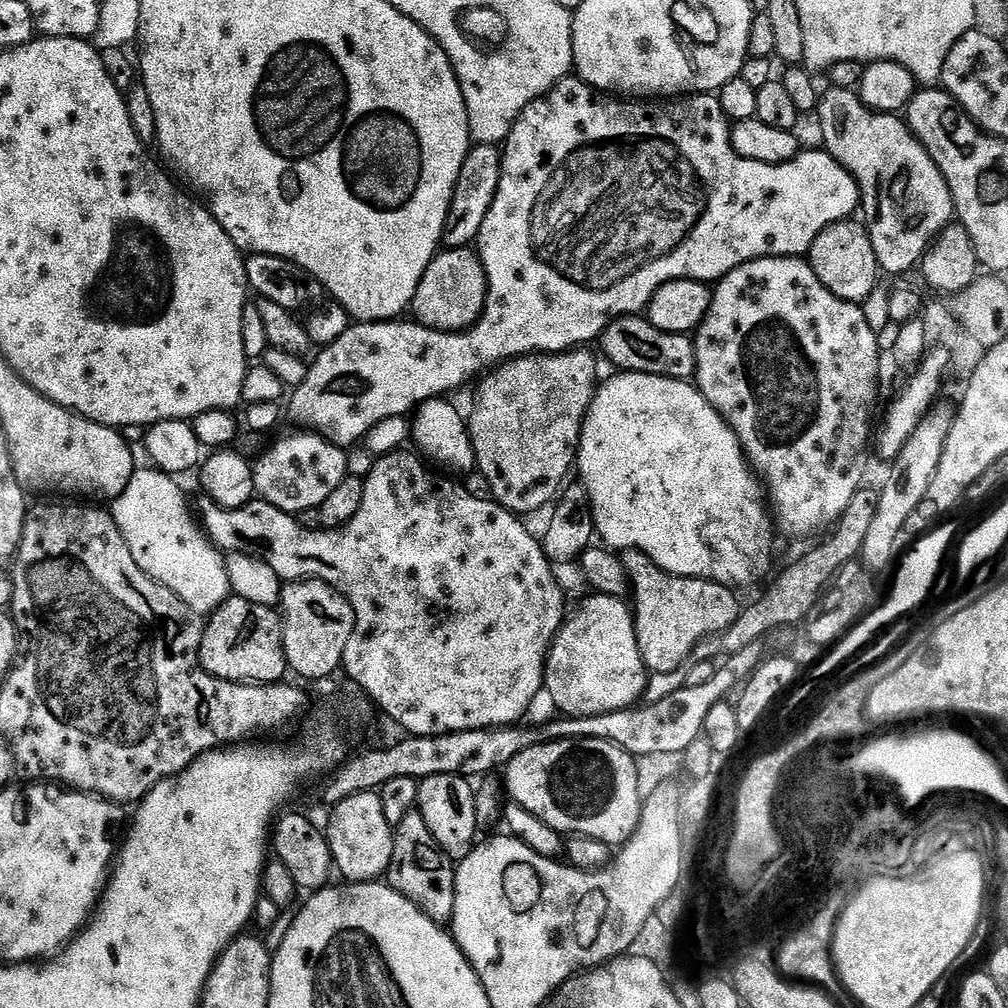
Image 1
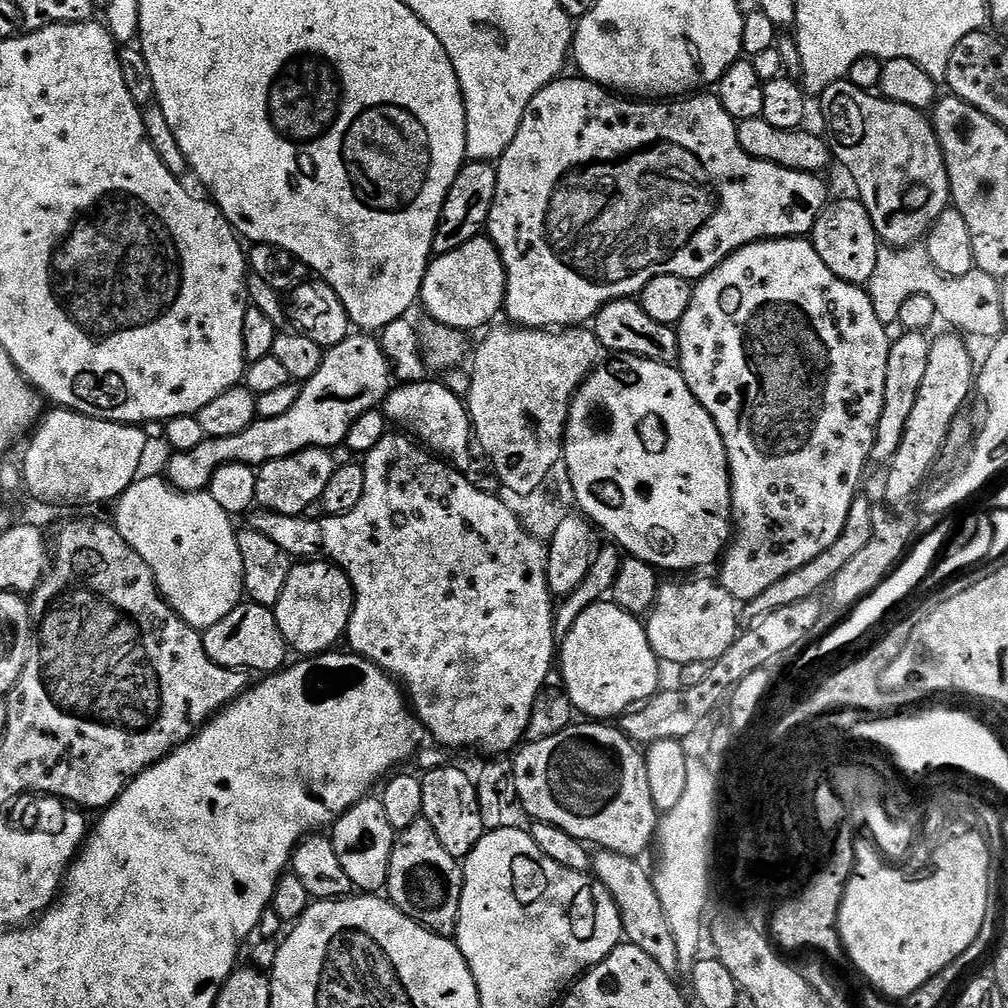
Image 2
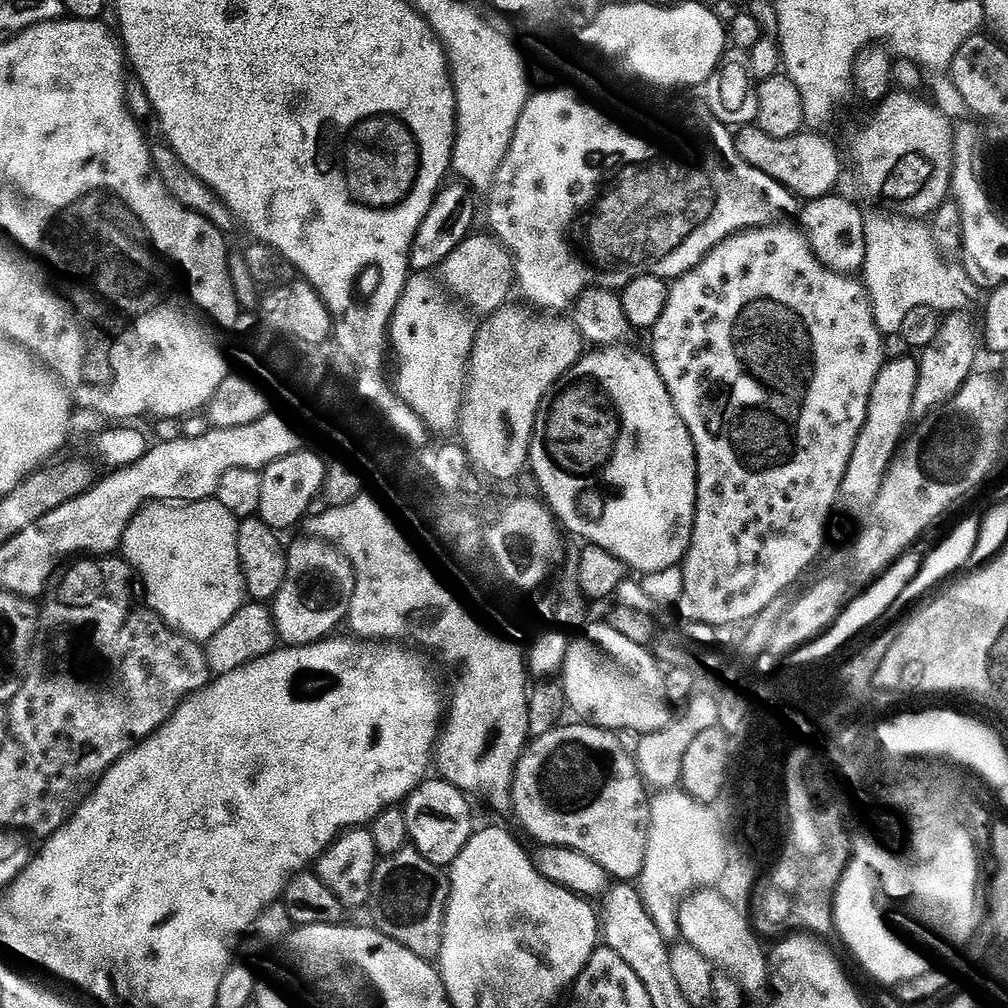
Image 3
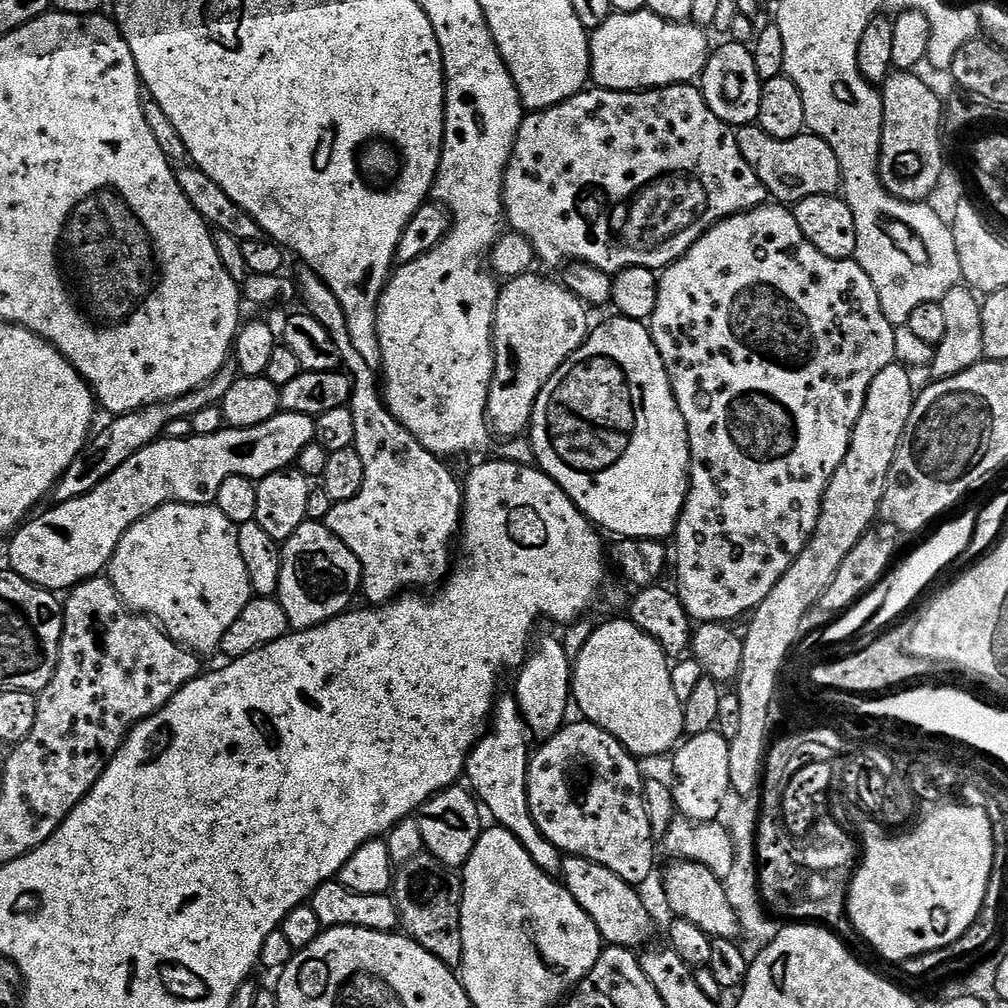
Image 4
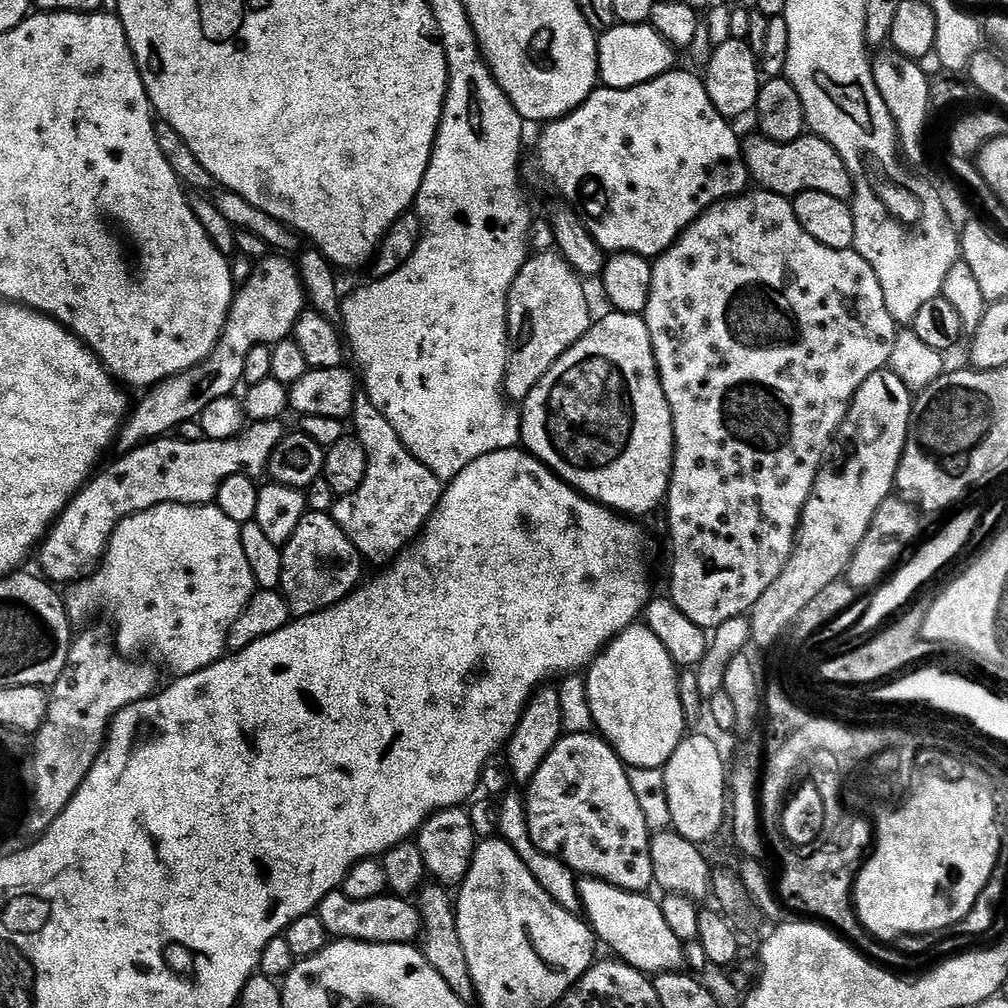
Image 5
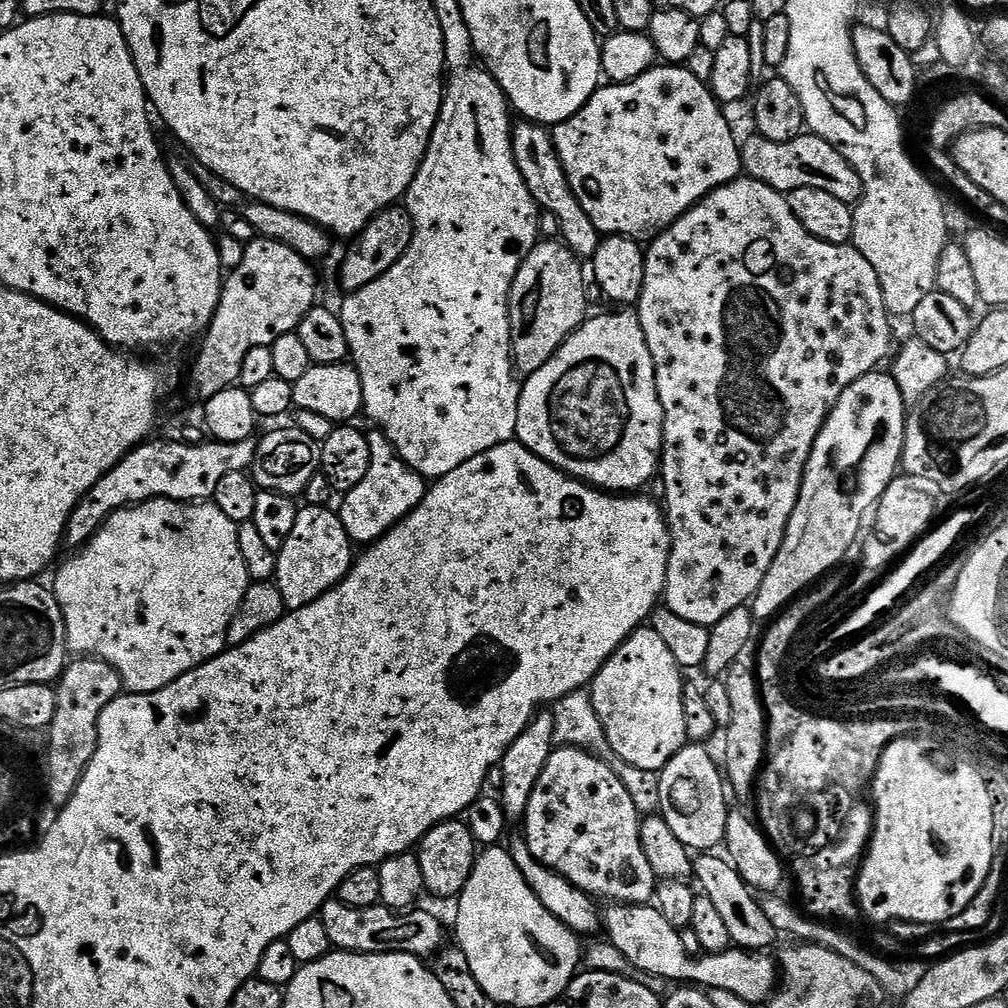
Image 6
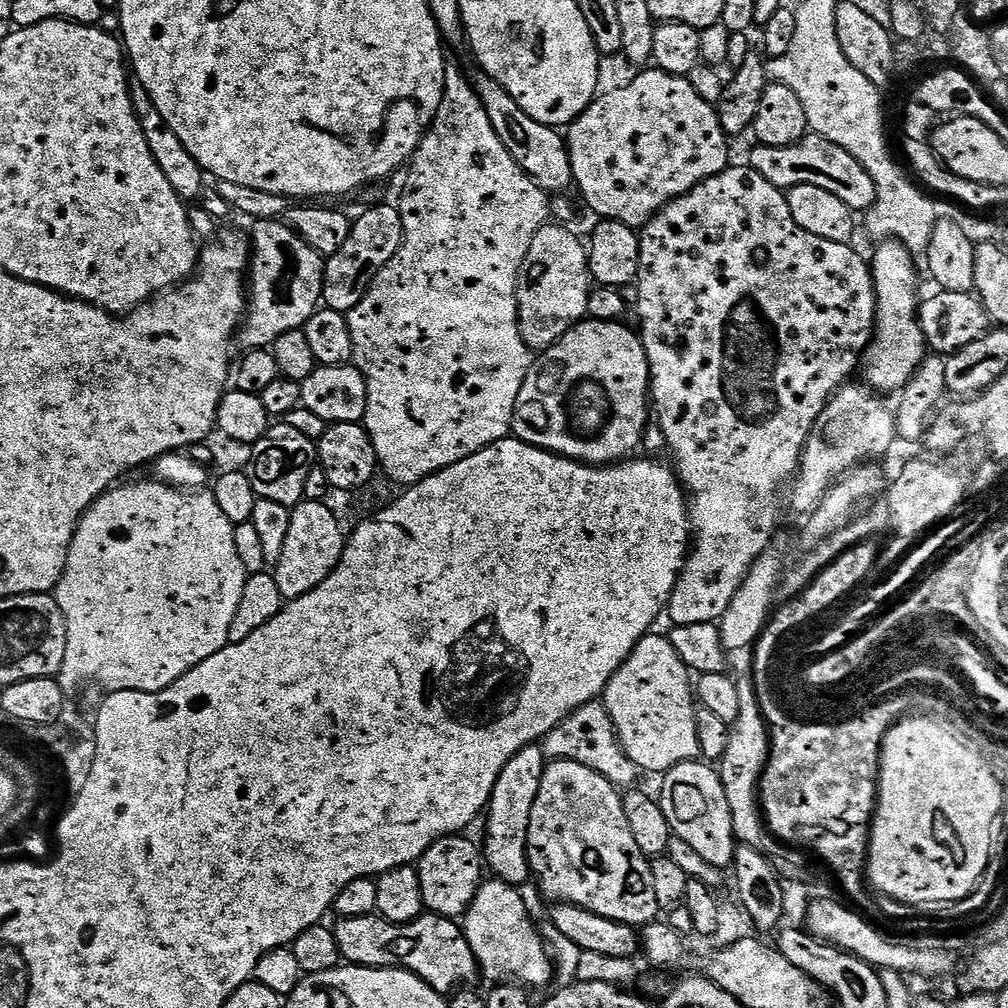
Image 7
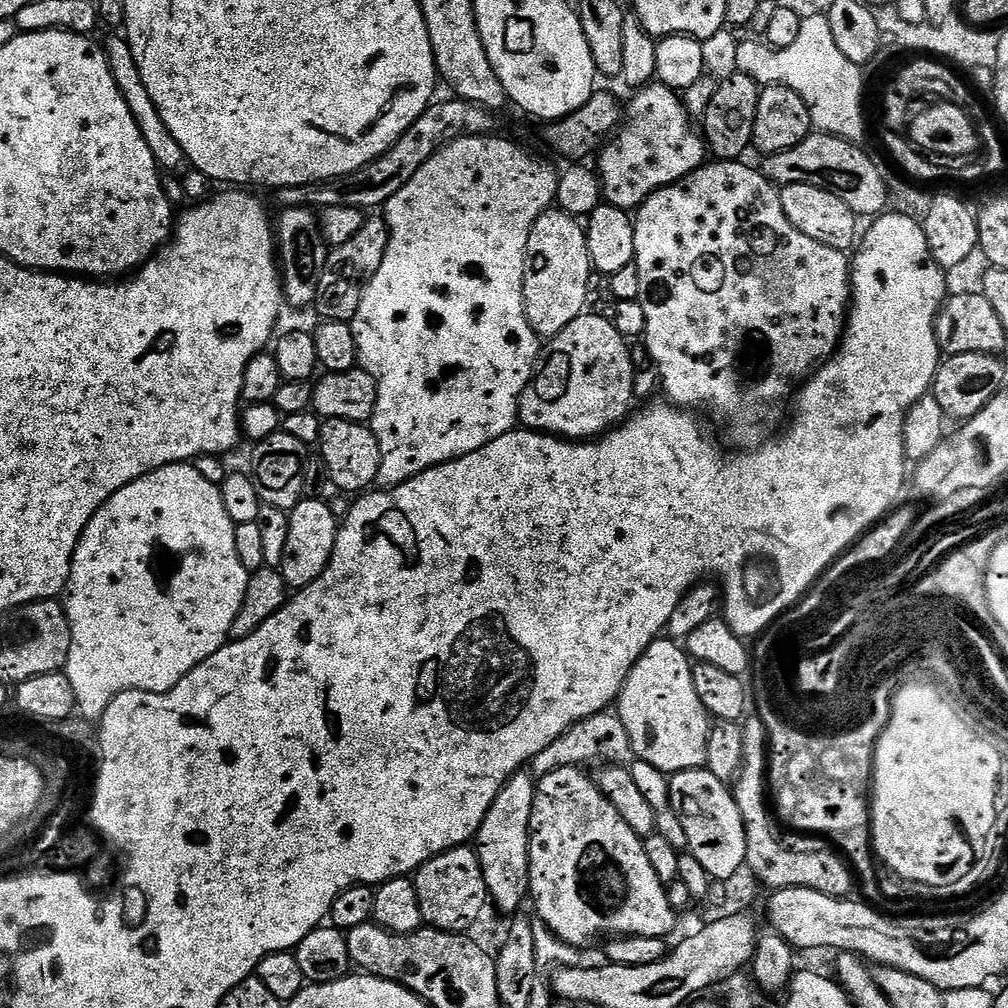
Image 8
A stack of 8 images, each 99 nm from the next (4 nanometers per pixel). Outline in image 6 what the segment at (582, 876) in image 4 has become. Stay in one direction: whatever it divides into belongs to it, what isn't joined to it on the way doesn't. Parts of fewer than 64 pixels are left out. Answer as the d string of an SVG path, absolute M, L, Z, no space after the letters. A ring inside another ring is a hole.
M613 903L607 908L604 912L607 939L629 959L633 969L644 971L648 975L657 975L658 978L664 978L669 982L679 982L684 986L729 991L751 1006L757 1006L764 999L765 1003L777 991L778 964L773 957L771 960L764 952L750 952L747 948L732 946L724 952L691 956L682 946L679 931L668 927L666 918L662 918L655 906Z

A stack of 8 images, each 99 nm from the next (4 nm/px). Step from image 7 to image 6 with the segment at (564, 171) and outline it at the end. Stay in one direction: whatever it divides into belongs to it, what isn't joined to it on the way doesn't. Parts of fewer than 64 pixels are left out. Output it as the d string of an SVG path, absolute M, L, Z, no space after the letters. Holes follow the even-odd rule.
M531 122L517 123L512 130L512 153L530 194L536 199L537 208L554 214L557 218L560 227L559 239L567 244L568 249L576 256L591 258L598 250L602 233L594 226L594 222L590 222L590 214L582 210L566 178L549 129Z

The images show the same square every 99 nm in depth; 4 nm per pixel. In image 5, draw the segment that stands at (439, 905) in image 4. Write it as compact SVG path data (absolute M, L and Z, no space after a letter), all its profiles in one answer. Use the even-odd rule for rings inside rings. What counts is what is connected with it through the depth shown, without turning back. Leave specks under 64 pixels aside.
M424 882L420 884L414 896L416 912L420 915L420 934L418 947L423 952L426 962L442 976L447 986L467 1002L477 999L476 988L471 980L469 963L459 938L458 922L456 921L456 905L453 893L439 882Z

